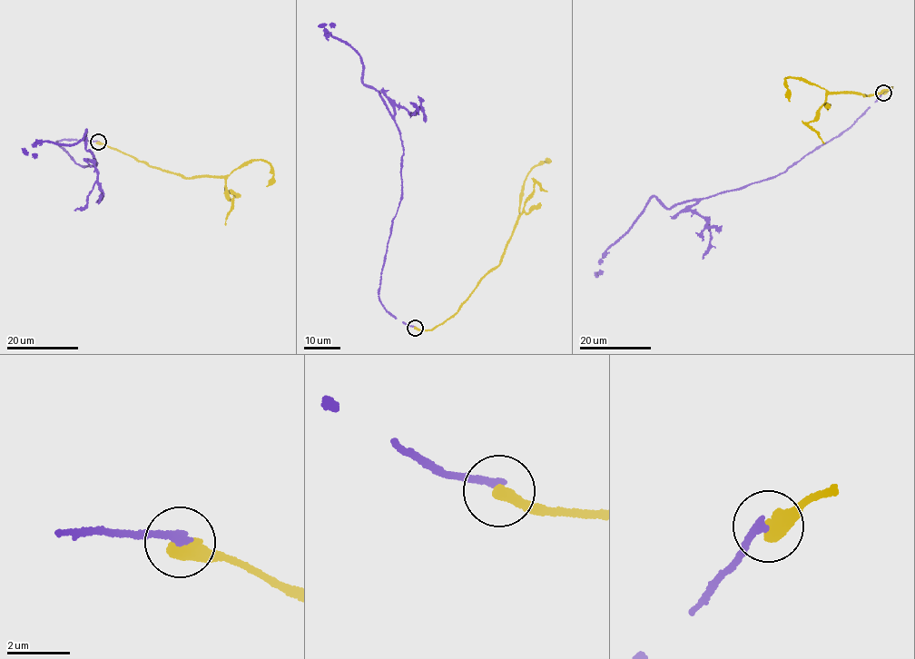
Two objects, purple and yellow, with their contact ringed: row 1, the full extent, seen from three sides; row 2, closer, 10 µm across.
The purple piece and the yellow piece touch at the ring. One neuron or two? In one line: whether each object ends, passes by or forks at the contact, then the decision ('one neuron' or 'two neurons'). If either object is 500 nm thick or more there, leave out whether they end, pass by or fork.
purple ends; yellow ends; two neurons

